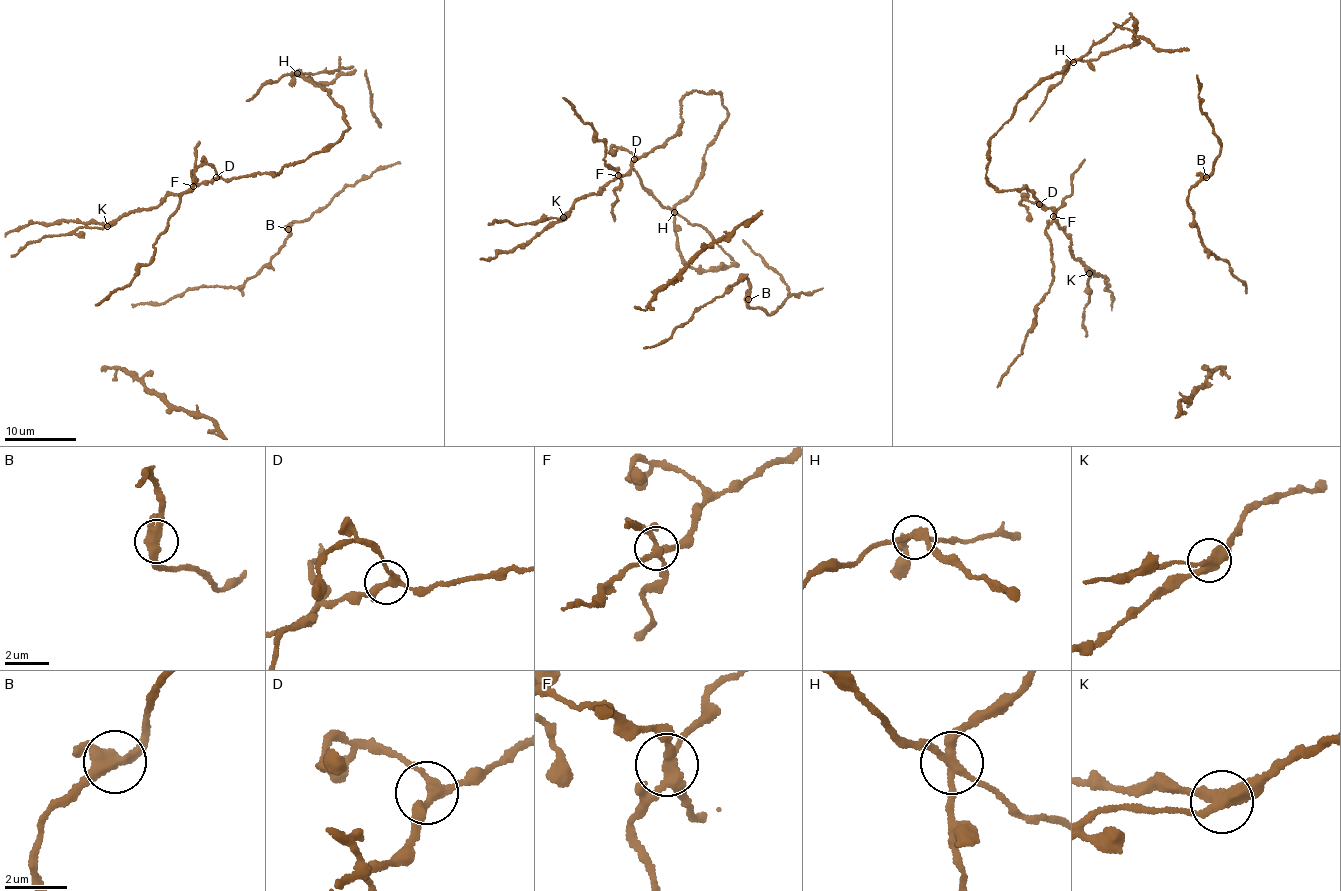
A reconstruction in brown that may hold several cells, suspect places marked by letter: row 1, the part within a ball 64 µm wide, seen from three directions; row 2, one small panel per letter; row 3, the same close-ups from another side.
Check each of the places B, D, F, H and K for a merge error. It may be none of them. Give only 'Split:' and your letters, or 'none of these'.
Split: F, H, K

